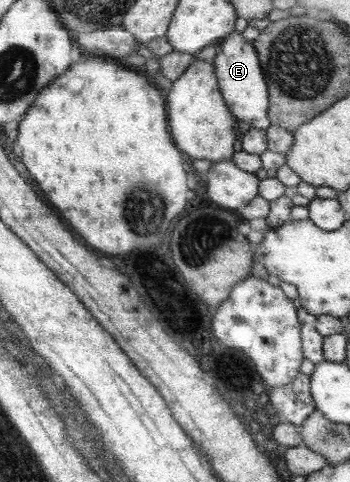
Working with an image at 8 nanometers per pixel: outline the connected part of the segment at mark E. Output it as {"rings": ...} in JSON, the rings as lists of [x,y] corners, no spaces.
{"rings":[[[232,32],[219,40],[216,47],[214,64],[216,65],[217,81],[229,111],[231,111],[233,118],[237,119],[237,122],[247,123],[249,128],[264,131],[267,126],[270,126],[267,117],[267,84],[263,79],[255,47],[251,43],[245,42],[241,34],[233,35]]]}

